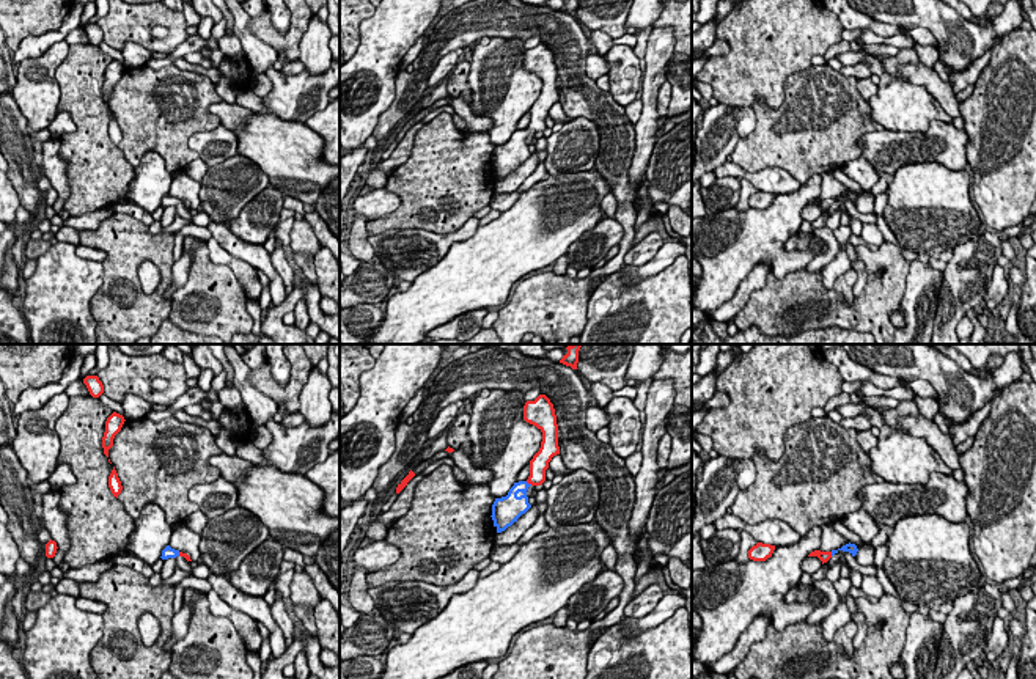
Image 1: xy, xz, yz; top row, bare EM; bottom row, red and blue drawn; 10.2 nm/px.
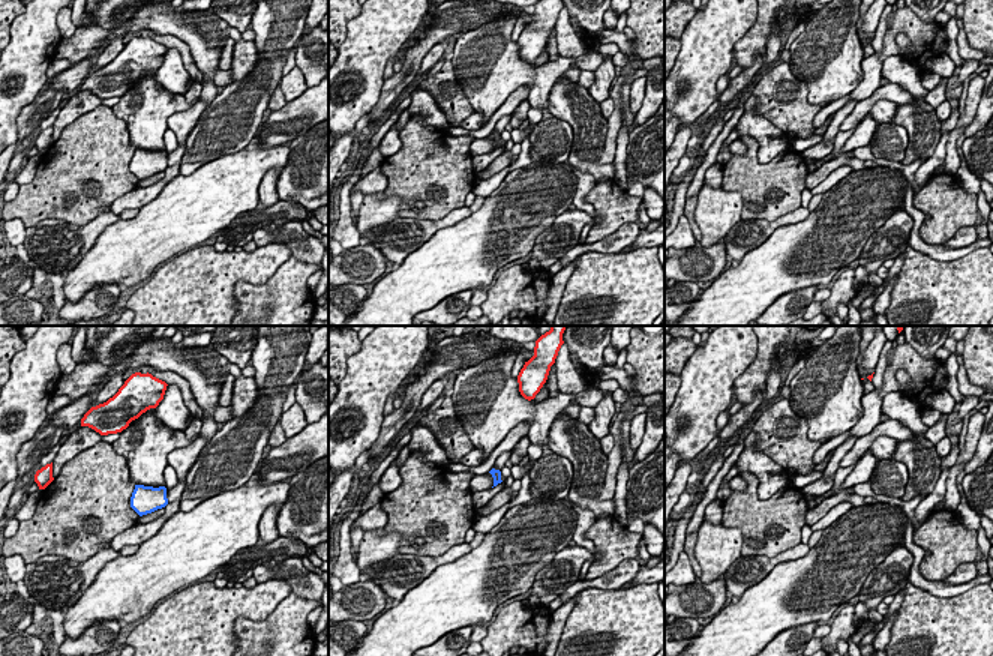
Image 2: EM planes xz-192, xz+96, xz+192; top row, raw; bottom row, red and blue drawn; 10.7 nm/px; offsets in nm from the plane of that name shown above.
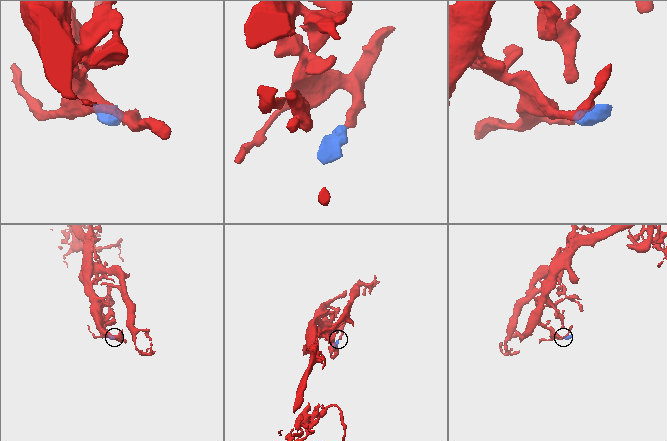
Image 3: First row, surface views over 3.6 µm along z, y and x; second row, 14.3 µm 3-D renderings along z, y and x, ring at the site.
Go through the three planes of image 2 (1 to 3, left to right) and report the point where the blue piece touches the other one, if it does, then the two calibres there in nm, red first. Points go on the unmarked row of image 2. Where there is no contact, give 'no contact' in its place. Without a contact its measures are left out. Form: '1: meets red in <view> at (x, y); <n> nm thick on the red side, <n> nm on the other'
1: no contact
2: no contact
3: no contact

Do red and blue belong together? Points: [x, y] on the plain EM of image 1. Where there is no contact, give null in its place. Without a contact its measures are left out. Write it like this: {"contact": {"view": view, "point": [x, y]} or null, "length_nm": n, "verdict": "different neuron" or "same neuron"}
{"contact": {"view": "xz", "point": [529, 131]}, "length_nm": 90, "verdict": "same neuron"}

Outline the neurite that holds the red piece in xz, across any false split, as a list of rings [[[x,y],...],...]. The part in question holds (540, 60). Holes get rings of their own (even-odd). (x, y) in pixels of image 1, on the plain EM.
[[[546,42],[525,50],[524,68],[542,80],[542,90],[539,99],[530,108],[528,127],[514,130],[506,145],[494,149],[490,165],[497,181],[505,179],[531,156],[527,145],[528,135],[541,134],[546,129],[549,110],[560,102],[557,63],[553,52]]]

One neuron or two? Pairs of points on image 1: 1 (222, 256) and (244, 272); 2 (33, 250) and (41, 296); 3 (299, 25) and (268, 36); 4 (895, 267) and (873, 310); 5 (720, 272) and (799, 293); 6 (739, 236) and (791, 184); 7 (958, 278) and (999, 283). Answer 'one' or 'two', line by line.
1: one
2: two
3: one
4: one
5: two
6: one
7: two

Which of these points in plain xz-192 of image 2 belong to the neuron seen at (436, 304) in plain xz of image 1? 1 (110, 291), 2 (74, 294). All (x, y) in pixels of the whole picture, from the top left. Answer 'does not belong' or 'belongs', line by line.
1: does not belong
2: belongs

